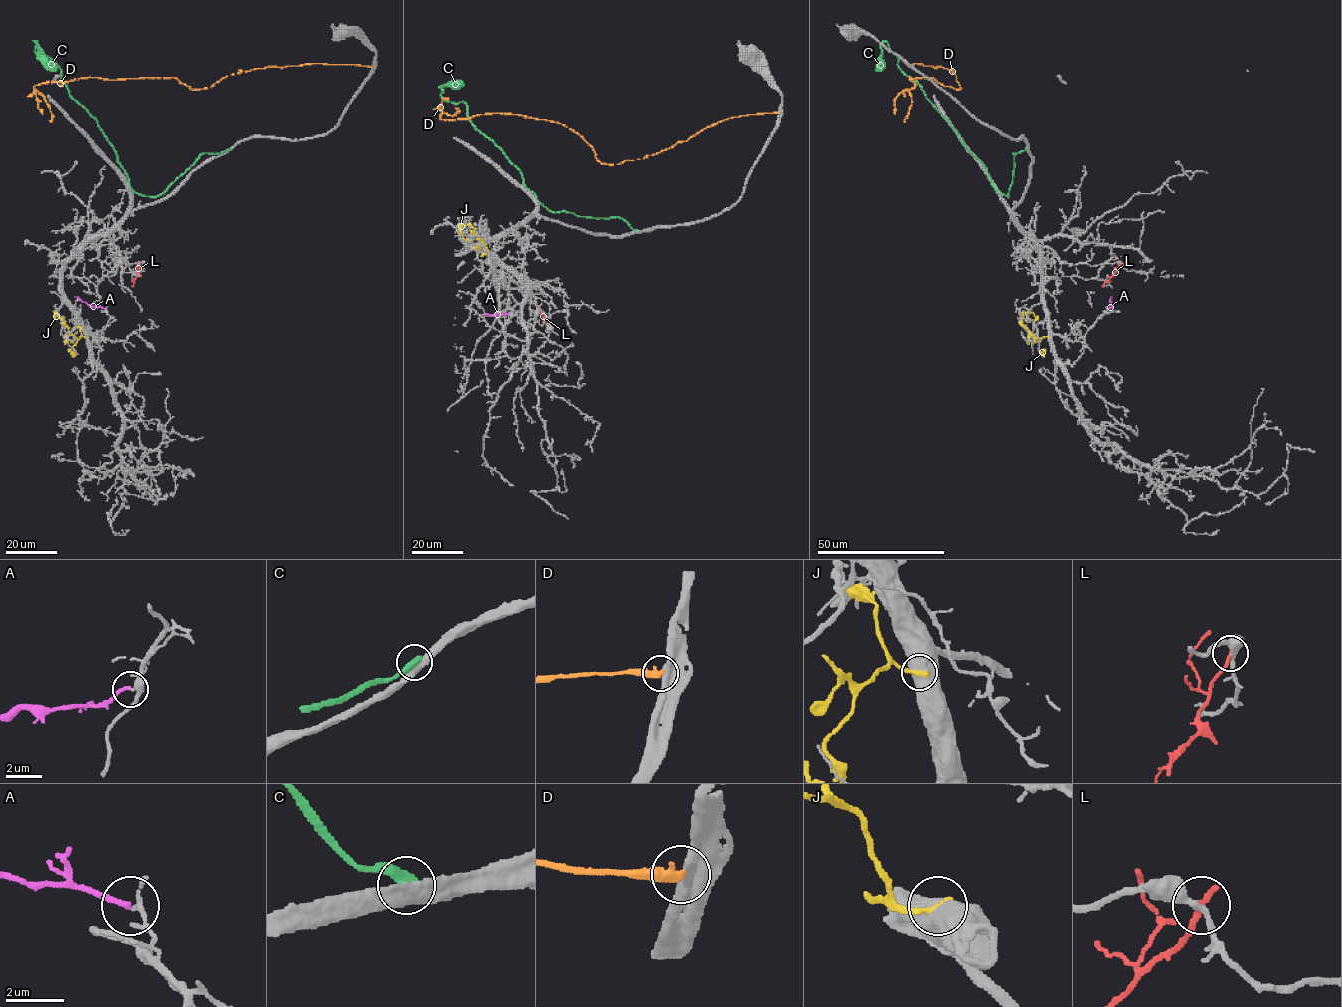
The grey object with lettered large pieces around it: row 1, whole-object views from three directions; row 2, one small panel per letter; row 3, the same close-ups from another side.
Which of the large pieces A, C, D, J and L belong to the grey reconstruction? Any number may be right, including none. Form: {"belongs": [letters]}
{"belongs": []}

